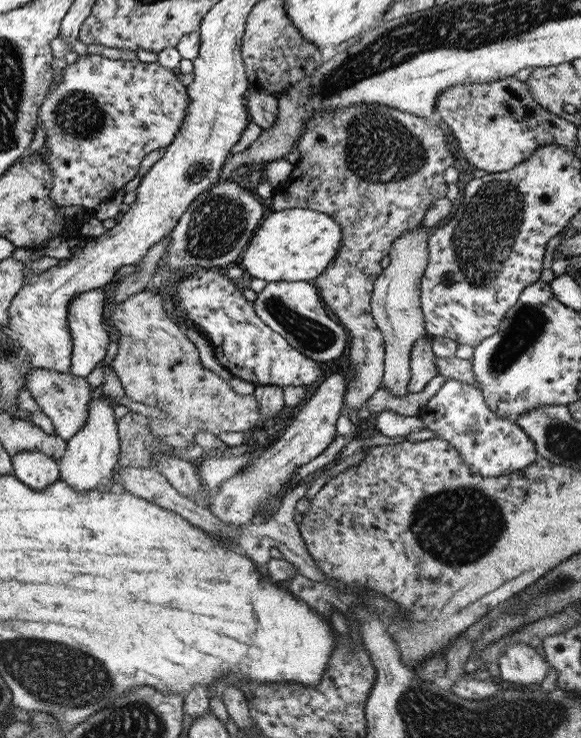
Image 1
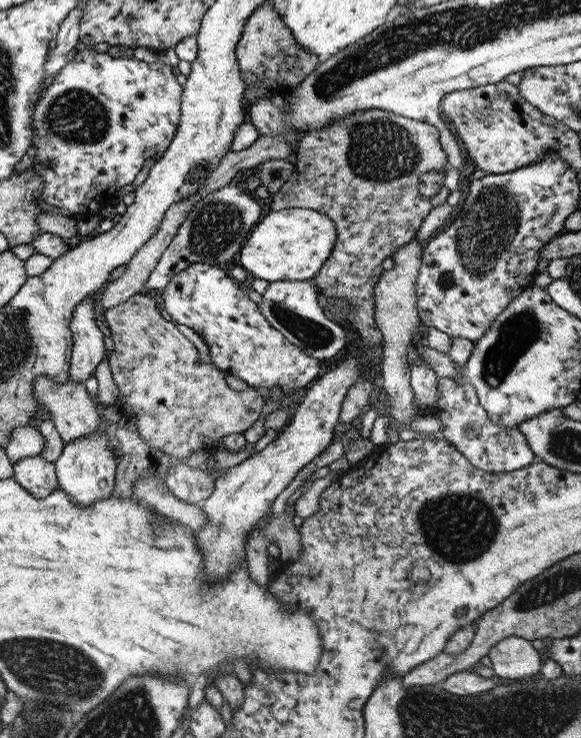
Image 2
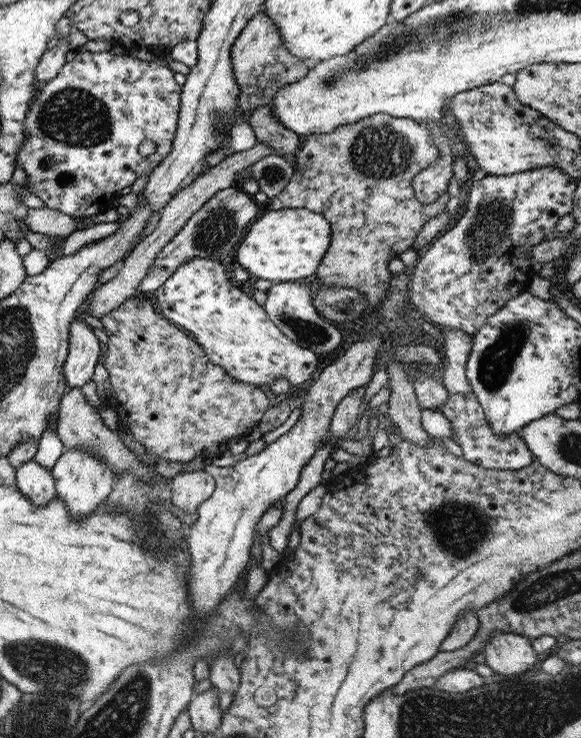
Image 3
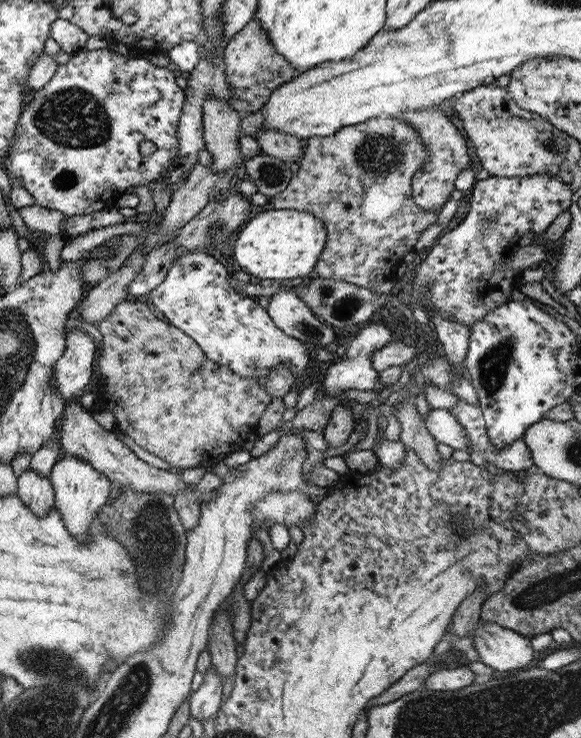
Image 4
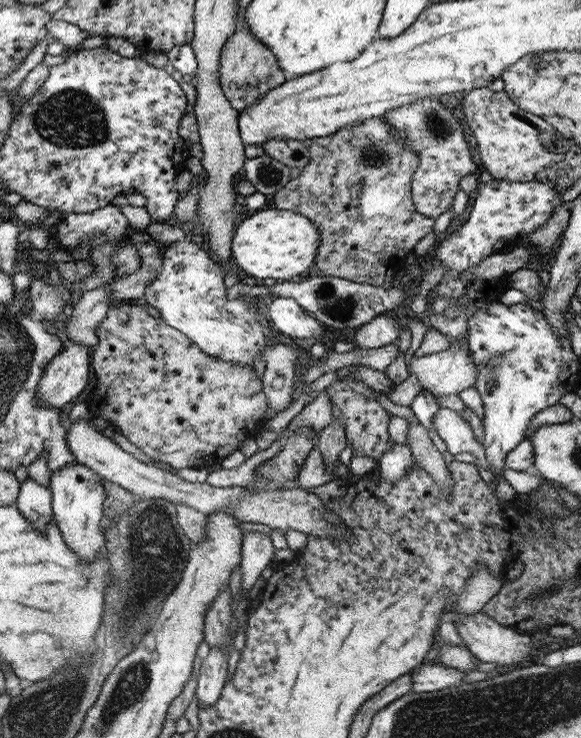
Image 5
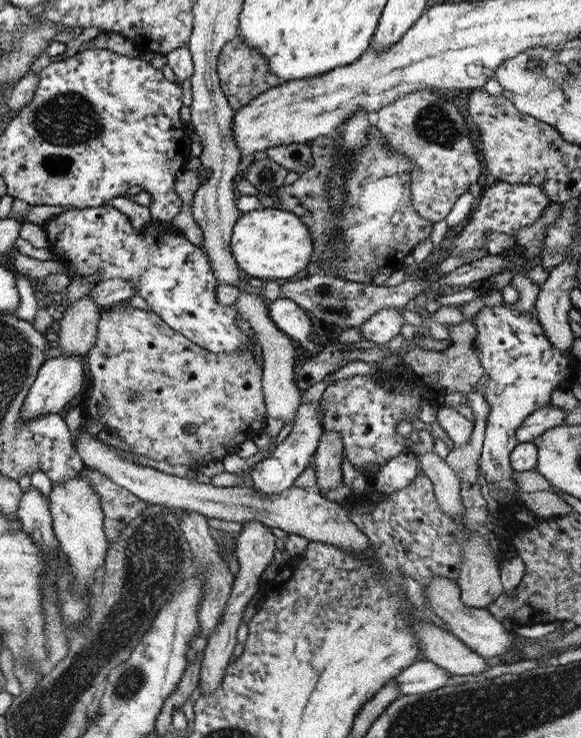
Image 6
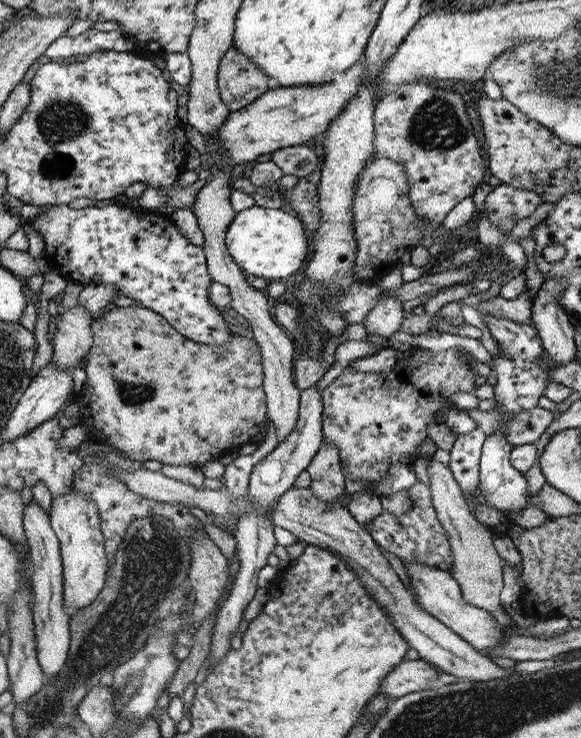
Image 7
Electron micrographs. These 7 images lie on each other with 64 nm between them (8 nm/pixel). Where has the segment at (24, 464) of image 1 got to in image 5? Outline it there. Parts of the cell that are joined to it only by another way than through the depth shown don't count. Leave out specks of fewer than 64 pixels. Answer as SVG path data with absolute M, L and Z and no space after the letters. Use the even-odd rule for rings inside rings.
M28 477L19 483L16 504L23 518L39 532L52 520L51 490Z

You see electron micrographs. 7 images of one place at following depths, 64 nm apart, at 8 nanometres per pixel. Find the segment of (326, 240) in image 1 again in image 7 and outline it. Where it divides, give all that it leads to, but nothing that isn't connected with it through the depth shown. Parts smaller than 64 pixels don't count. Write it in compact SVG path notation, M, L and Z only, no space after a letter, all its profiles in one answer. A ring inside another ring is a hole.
M251 206L237 212L225 231L225 248L233 262L245 274L270 281L279 281L293 274L307 258L307 242L310 236L301 222L287 210Z

